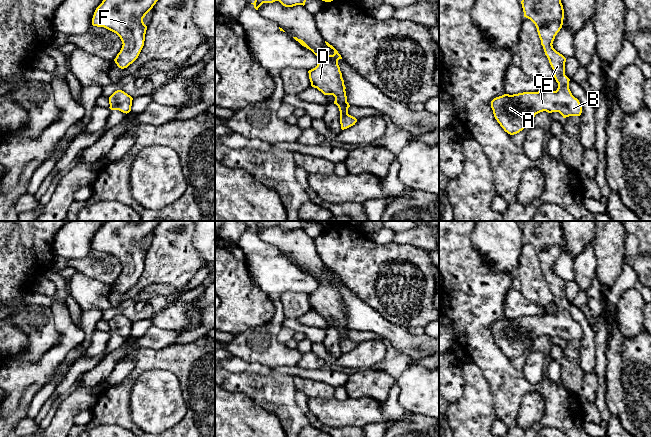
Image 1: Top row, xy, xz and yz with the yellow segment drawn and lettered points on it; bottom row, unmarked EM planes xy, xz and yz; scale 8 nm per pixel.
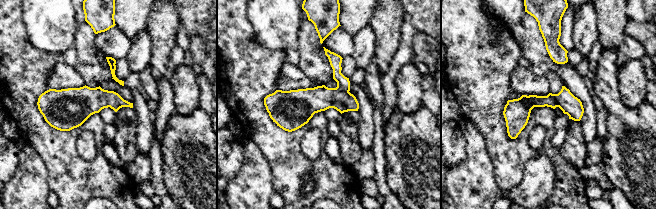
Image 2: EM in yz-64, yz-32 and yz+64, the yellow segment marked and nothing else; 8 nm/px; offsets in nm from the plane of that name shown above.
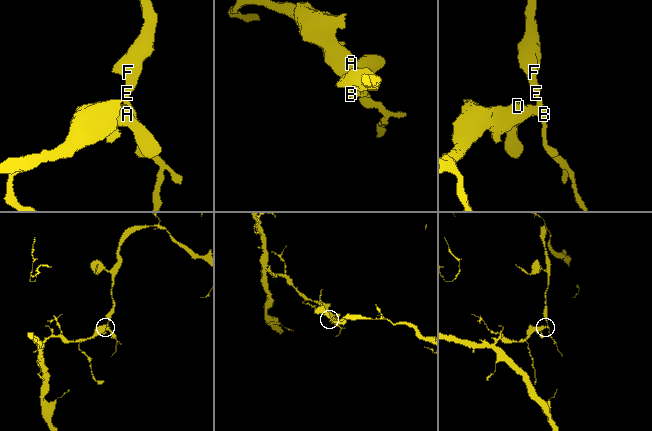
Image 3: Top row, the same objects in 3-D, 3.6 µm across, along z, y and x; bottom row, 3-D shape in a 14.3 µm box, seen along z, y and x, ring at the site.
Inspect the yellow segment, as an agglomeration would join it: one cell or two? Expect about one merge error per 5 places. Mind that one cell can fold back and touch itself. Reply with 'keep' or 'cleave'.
keep

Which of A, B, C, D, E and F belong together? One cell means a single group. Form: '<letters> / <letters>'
A B C D E F

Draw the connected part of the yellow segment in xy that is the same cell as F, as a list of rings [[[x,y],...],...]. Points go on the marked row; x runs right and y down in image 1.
[[[103,0],[96,8],[92,18],[92,25],[104,27],[116,33],[122,41],[122,48],[114,59],[119,68],[127,68],[138,58],[144,46],[147,30],[143,18],[157,1],[158,0]]]

